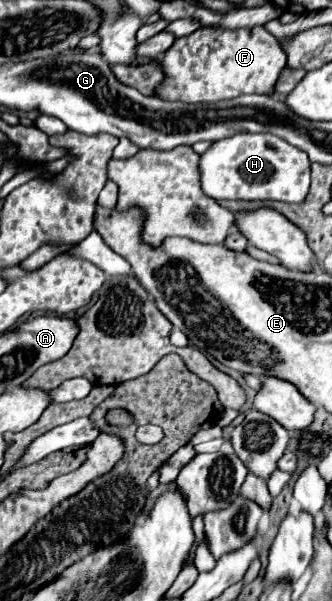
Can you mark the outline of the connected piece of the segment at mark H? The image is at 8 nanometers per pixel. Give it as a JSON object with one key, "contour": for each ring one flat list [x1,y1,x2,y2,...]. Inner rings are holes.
{"contour":[[239,132,237,136,227,136,215,140,201,156,199,156,199,170,201,170,201,188,207,196,215,200,277,200,277,202,291,202,299,204,305,200,309,192,309,158,303,150,287,144,275,134,253,134,253,132]]}

